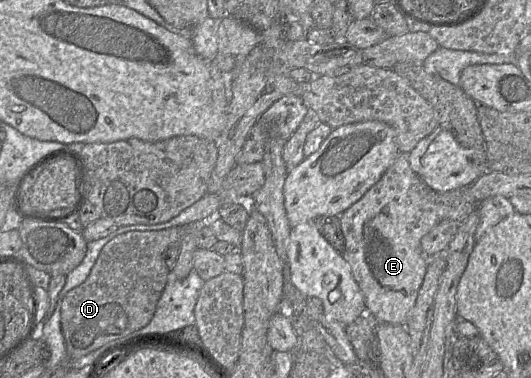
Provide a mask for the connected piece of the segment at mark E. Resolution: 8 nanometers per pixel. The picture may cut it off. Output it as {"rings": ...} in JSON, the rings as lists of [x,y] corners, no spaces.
{"rings":[[[400,154],[381,179],[340,215],[345,237],[342,256],[350,265],[353,278],[364,296],[366,313],[374,323],[406,324],[429,265],[422,251],[421,239],[442,221],[437,212],[437,195],[412,170],[407,154]]]}

